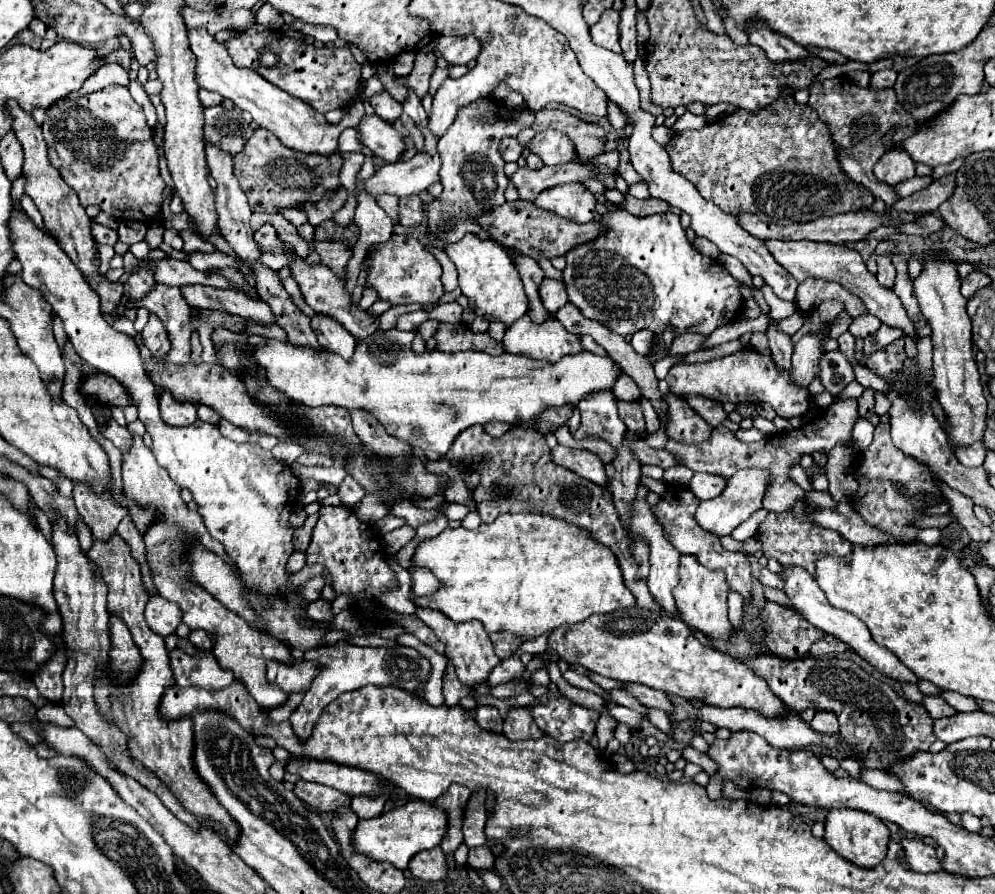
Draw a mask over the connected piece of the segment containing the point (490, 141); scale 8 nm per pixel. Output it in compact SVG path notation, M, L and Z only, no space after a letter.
M481 98L475 104L469 104L459 110L457 120L447 128L439 140L441 154L441 184L443 192L435 198L425 212L427 236L441 244L459 242L465 234L475 234L479 238L491 238L485 228L477 224L479 216L489 214L495 206L505 204L505 188L509 178L503 172L503 158L499 152L499 142L505 136L517 136L523 128L533 124L533 112L511 110L501 106L491 98Z

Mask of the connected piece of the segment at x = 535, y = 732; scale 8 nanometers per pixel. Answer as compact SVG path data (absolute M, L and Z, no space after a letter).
M527 708L509 710L509 716L507 716L505 726L503 726L503 734L509 740L529 740L529 738L545 736L545 732L541 732L537 728L537 724L533 724L531 712Z

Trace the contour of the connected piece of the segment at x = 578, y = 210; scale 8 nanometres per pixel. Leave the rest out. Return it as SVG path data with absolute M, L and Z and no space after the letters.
M563 184L551 190L543 190L535 204L583 224L595 218L597 198L583 184Z

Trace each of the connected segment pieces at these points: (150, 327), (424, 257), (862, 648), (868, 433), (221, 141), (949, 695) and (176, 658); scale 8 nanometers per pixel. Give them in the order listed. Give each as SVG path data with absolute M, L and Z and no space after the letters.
M155 314L149 316L149 322L147 322L147 326L143 328L141 338L143 338L143 344L151 350L153 358L157 358L157 360L163 358L163 356L169 352L169 348L171 348L167 330L163 328L163 322L161 322Z
M395 234L389 242L377 246L375 252L369 252L369 278L367 286L373 286L379 298L389 300L391 304L411 304L421 302L427 308L433 308L437 300L443 296L441 284L441 264L437 258L413 236L399 236Z
M783 568L783 578L785 578L785 594L791 598L795 610L809 622L813 624L815 628L823 630L825 634L831 634L835 636L837 640L845 642L851 650L855 650L863 660L867 660L877 672L881 672L883 676L889 676L897 682L909 682L909 684L917 684L917 676L913 672L909 672L901 662L899 658L895 658L891 652L887 652L887 648L879 646L873 638L871 638L871 632L867 630L865 622L861 622L857 616L853 616L851 612L847 610L837 610L829 604L825 592L817 586L817 582L803 570L803 568Z
M860 417L853 426L852 442L856 450L865 450L873 440L875 427L869 420Z
M223 106L205 108L205 140L237 154L253 136L251 124L241 116L239 108L227 110Z
M943 692L943 698L945 698L957 712L975 712L975 710L979 710L977 700L973 700L973 698L959 696L959 694L953 694L953 692Z
M175 648L169 652L169 662L171 662L171 670L173 670L173 676L175 676L175 682L179 686L199 686L199 688L223 688L223 686L229 686L235 678L233 678L233 672L231 670L223 670L215 656L211 652L199 652L199 654L185 654L183 650Z

